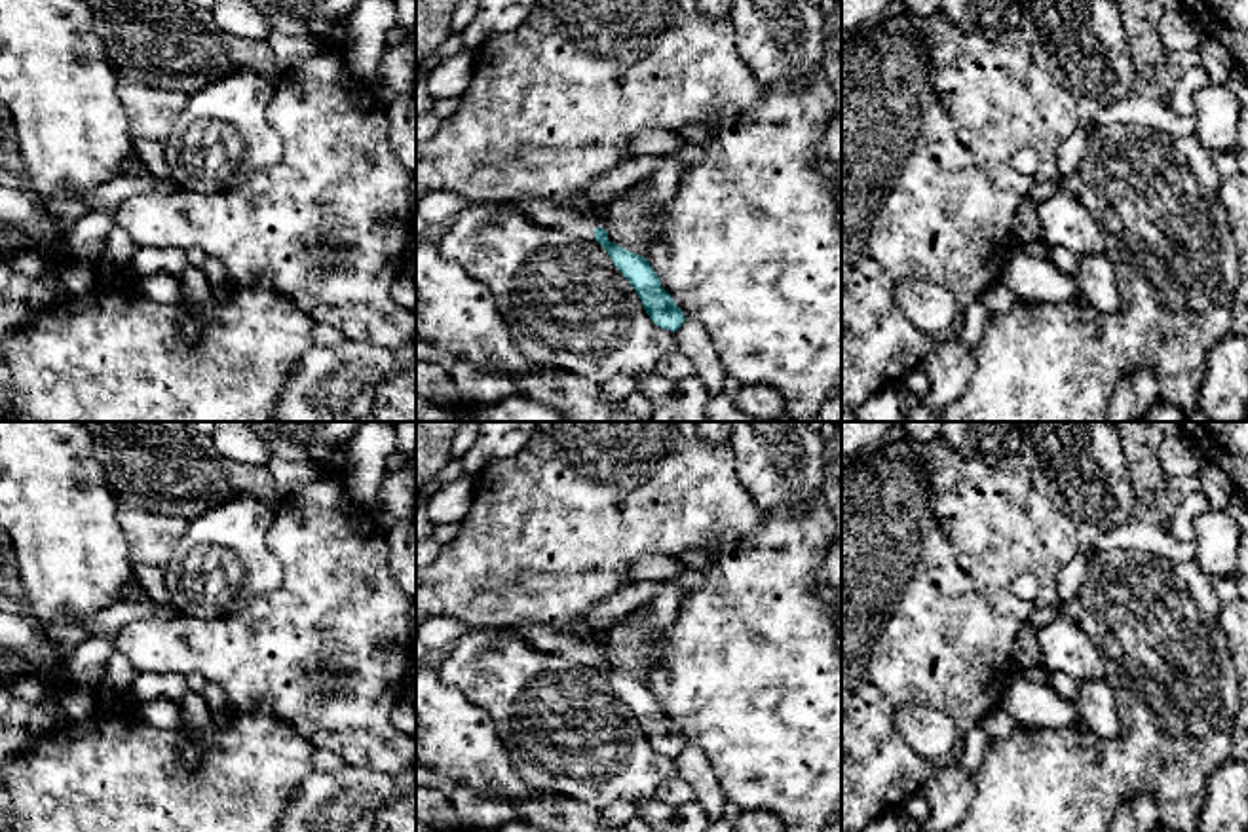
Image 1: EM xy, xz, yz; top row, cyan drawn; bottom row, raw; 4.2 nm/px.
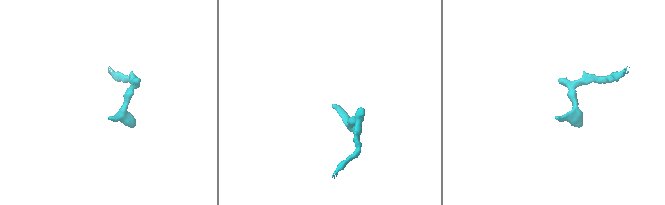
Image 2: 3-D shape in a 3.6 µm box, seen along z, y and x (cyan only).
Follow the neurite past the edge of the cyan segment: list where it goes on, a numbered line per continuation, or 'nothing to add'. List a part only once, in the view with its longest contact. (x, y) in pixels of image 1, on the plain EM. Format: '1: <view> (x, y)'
1: xz (544, 637)

